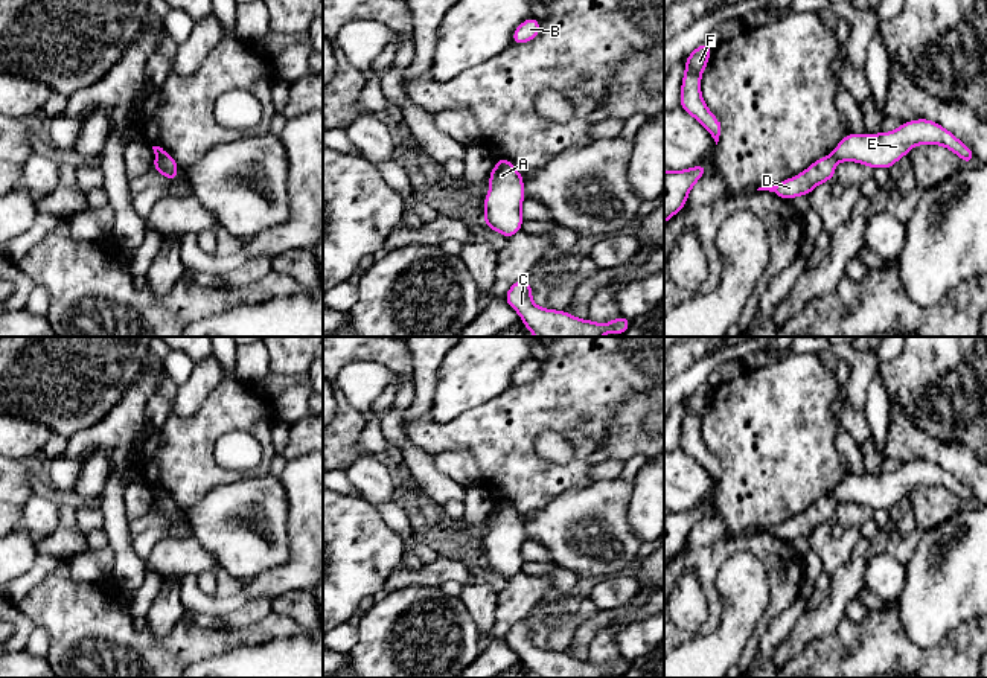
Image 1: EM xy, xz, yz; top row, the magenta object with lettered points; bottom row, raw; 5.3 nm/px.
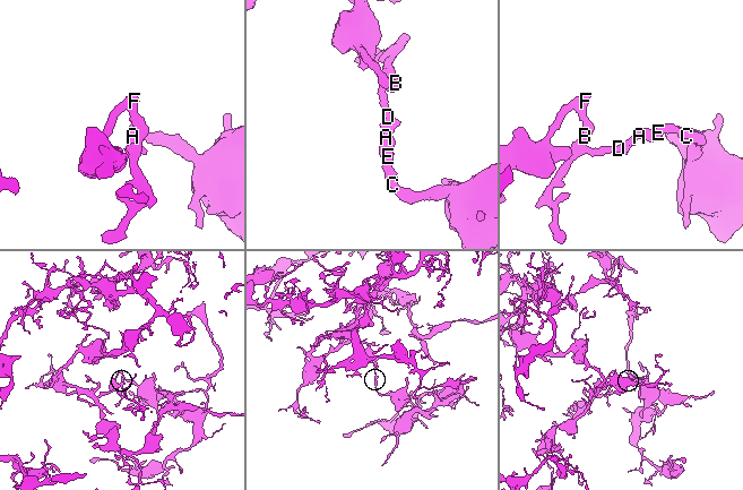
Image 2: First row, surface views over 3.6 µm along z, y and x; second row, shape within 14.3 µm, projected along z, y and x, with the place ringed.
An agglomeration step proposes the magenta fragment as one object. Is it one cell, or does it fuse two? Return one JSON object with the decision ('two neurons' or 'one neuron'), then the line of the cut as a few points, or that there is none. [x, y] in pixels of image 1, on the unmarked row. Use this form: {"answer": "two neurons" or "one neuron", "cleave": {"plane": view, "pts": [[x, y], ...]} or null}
{"answer": "two neurons", "cleave": {"plane": "yz", "pts": [[832, 495], [836, 503]]}}

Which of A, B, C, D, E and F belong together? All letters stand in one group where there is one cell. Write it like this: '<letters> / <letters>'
A C E / B D F

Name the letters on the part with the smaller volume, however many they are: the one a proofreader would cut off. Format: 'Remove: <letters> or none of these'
Remove: A, C, E

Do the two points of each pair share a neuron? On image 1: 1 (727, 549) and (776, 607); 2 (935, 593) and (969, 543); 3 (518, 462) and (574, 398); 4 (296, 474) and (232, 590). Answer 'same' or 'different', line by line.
1: same
2: same
3: same
4: different

